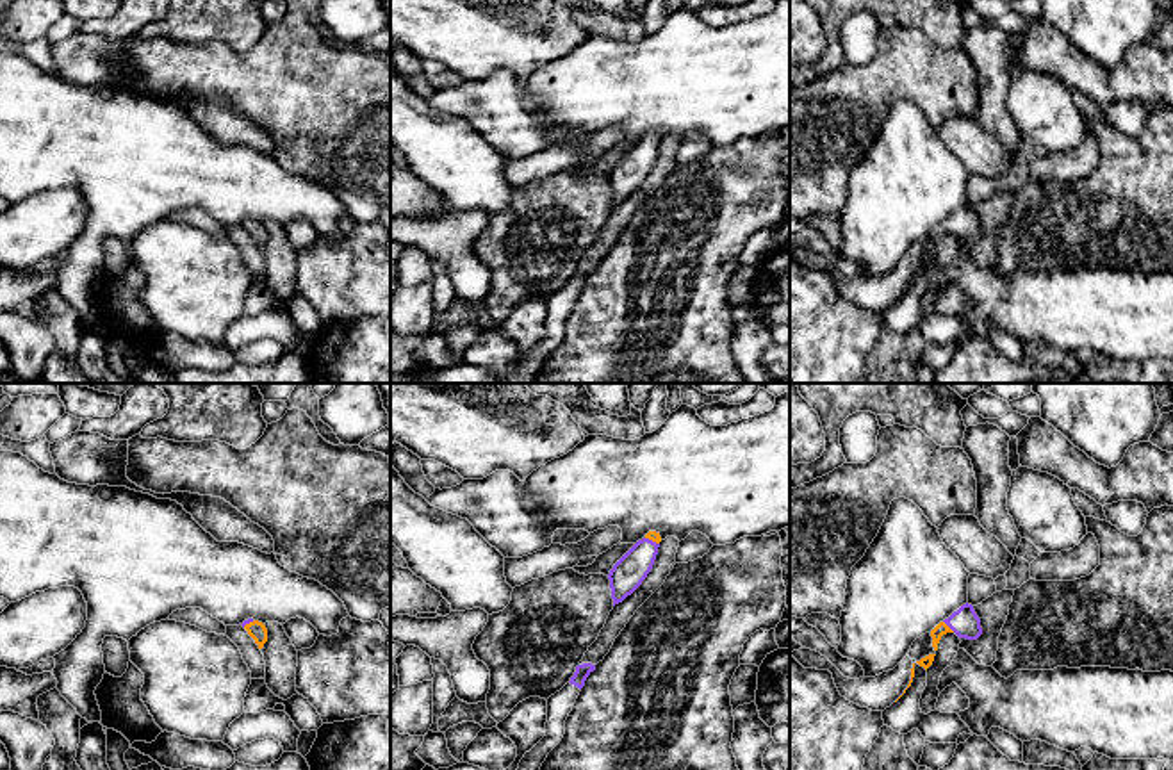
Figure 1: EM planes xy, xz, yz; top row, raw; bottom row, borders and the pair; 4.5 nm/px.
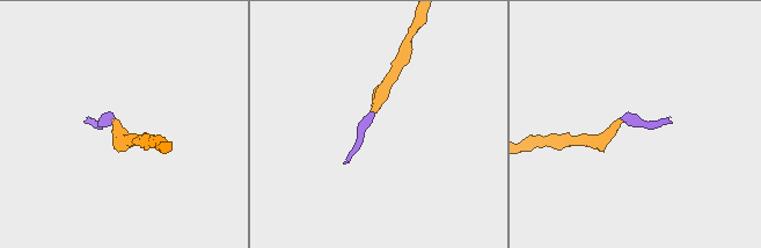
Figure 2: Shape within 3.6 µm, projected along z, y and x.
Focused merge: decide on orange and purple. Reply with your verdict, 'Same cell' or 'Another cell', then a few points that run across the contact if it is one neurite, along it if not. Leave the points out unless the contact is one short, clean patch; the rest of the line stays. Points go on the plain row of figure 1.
Same cell. Line: yz (942, 229), (947, 227), (965, 223)

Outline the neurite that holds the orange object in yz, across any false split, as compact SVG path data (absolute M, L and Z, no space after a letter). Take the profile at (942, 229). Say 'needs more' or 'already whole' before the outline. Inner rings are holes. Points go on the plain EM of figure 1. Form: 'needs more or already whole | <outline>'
needs more | M963 205L931 232L934 251L938 251L938 244L947 233L956 233L959 239L966 241L977 241L982 235L980 219L972 205Z

